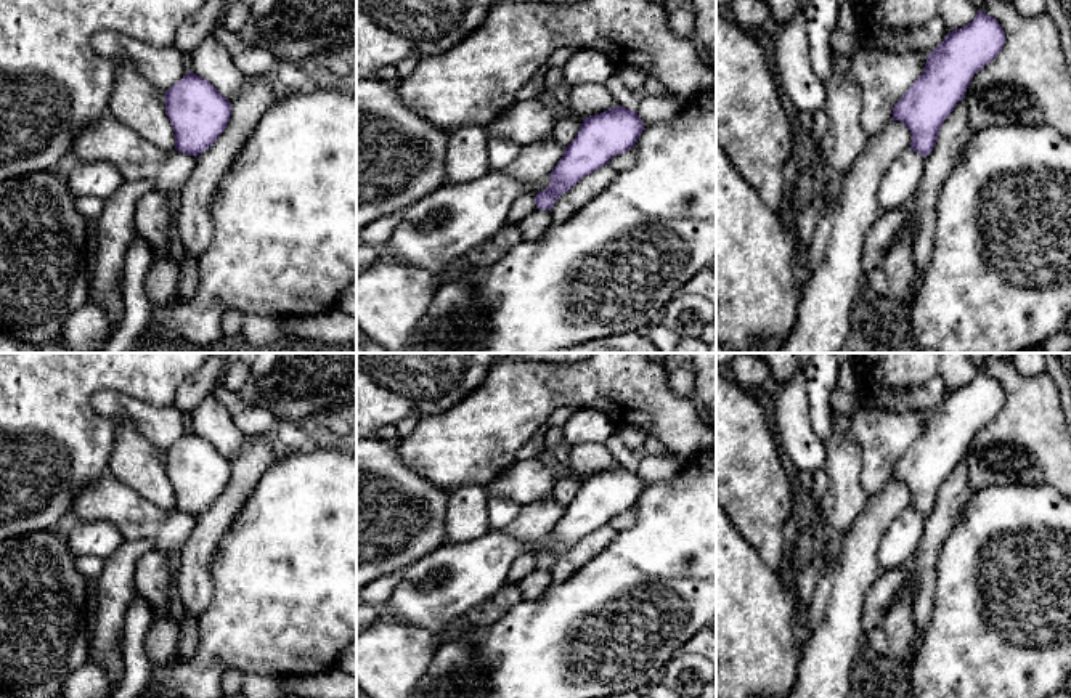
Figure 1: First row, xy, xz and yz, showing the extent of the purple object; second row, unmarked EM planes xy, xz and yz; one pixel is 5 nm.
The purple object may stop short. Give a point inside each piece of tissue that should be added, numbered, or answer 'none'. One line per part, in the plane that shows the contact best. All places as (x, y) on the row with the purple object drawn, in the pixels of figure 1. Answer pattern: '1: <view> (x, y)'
none

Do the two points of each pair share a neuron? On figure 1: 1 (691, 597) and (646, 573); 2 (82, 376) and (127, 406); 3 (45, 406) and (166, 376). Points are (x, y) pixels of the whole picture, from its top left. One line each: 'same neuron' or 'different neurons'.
1: same neuron
2: different neurons
3: same neuron

